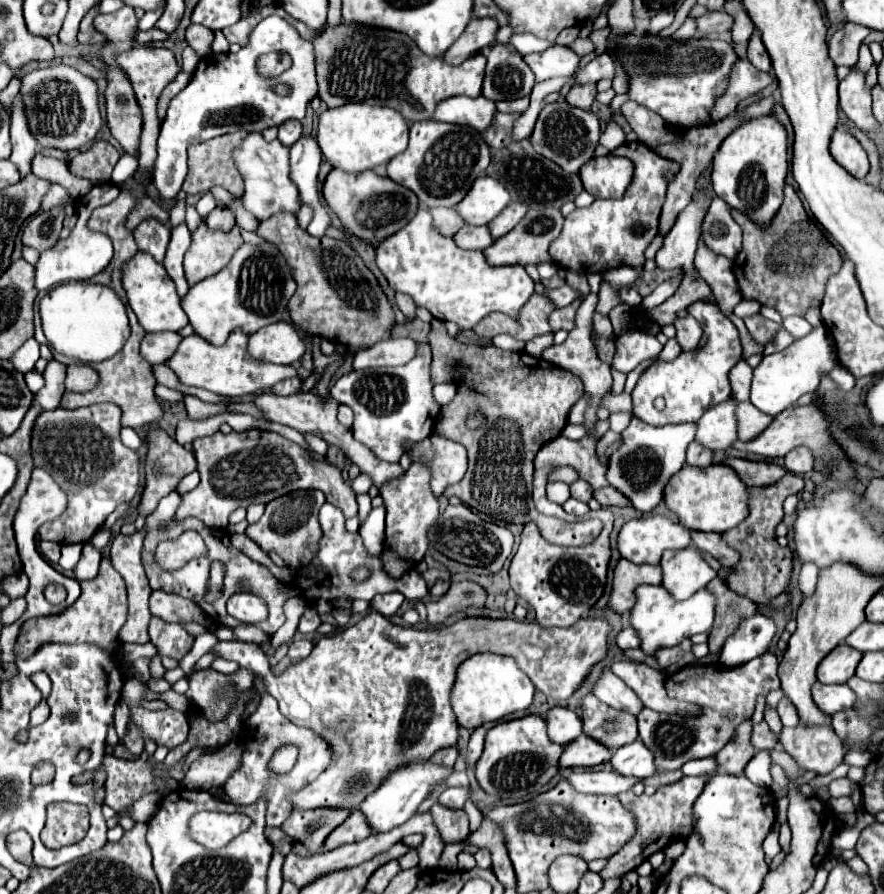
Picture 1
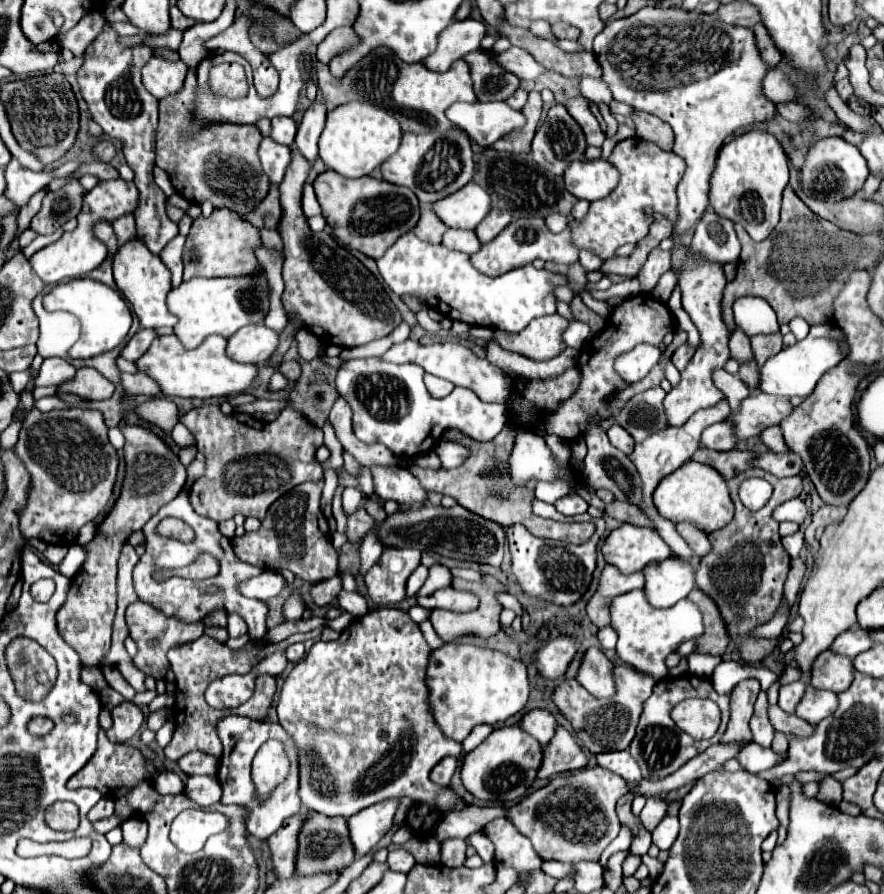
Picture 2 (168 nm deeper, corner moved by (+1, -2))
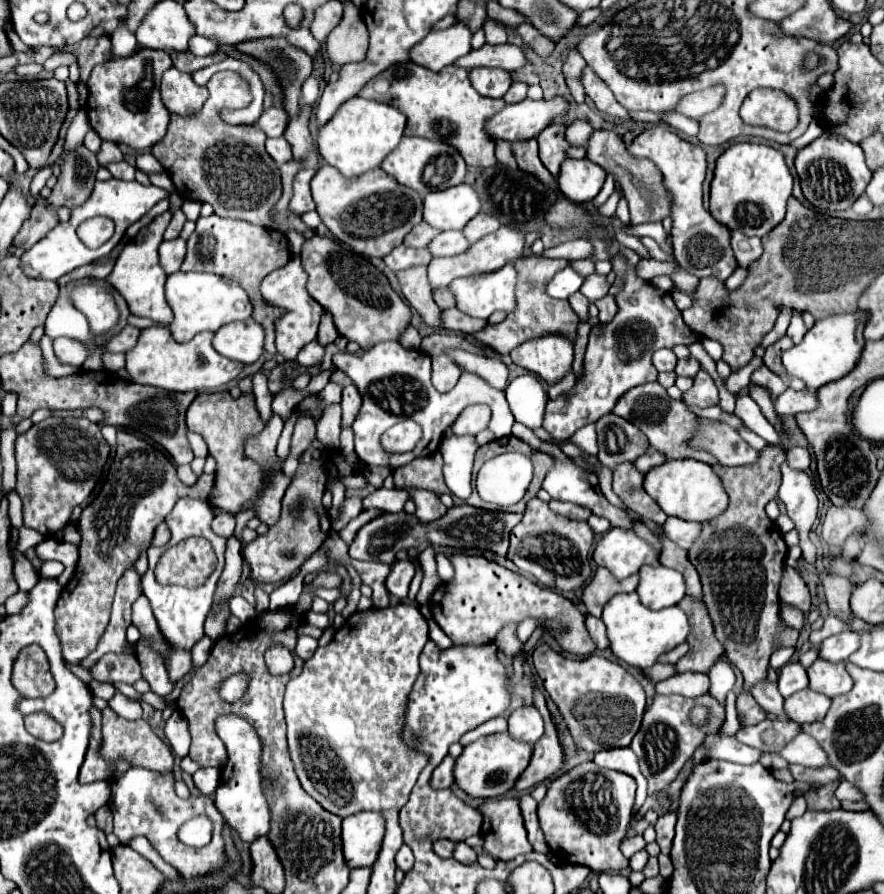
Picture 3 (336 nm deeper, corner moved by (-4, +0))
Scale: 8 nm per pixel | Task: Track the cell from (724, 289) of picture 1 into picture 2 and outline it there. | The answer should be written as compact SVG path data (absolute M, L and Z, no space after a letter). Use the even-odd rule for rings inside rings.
M736 328L736 332L730 336L730 356L738 360L738 364L748 364L754 358L750 338L740 328Z

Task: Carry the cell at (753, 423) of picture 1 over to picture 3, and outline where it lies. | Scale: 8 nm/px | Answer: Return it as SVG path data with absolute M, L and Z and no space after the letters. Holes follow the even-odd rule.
M801 446L789 448L789 450L787 450L787 462L789 462L789 466L791 466L791 468L807 470L807 468L809 468L809 464L811 464L809 450L807 450L807 448L801 448Z

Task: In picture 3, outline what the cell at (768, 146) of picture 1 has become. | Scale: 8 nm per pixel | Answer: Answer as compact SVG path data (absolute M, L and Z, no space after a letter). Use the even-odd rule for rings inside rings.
M737 142L717 158L709 212L729 230L741 230L747 236L763 238L783 220L791 188L793 176L777 148L759 142Z

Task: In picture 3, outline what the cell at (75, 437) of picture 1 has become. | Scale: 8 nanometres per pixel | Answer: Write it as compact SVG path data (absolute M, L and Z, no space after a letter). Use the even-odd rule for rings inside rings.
M49 416L33 424L15 440L17 458L17 494L23 500L23 522L45 536L61 532L75 506L85 508L93 500L103 466L111 454L111 446L101 436L101 426L87 418Z

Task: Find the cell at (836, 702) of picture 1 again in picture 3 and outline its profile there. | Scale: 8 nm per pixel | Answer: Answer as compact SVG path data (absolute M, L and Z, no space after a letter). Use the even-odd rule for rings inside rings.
M801 690L795 696L785 700L785 712L793 722L817 722L823 720L825 714L829 712L831 698L821 696L813 690Z

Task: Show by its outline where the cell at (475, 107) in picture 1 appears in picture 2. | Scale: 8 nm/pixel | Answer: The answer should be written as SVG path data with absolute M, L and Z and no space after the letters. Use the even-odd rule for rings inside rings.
M476 102L476 104L452 104L446 110L452 124L468 132L480 146L492 146L502 136L526 124L526 116L512 110L506 102Z

